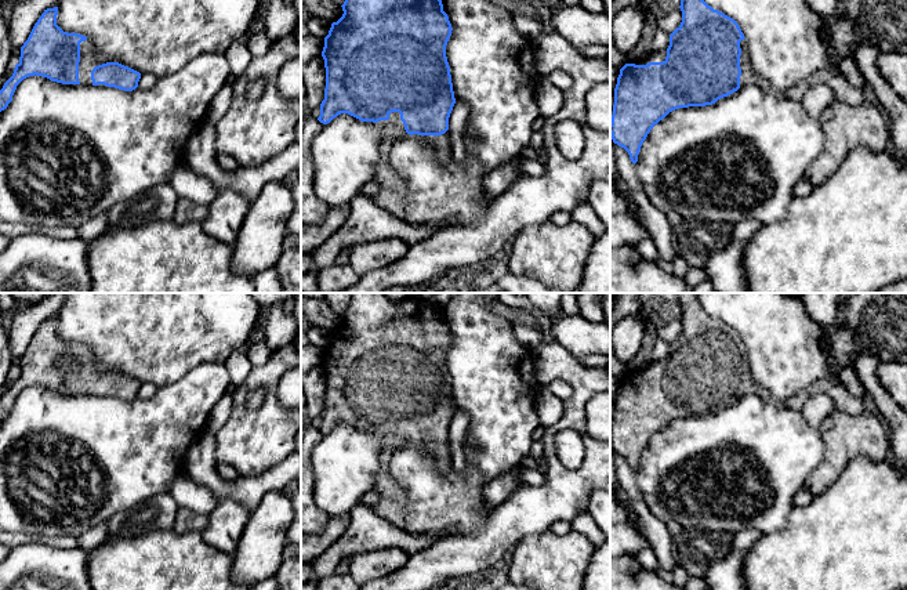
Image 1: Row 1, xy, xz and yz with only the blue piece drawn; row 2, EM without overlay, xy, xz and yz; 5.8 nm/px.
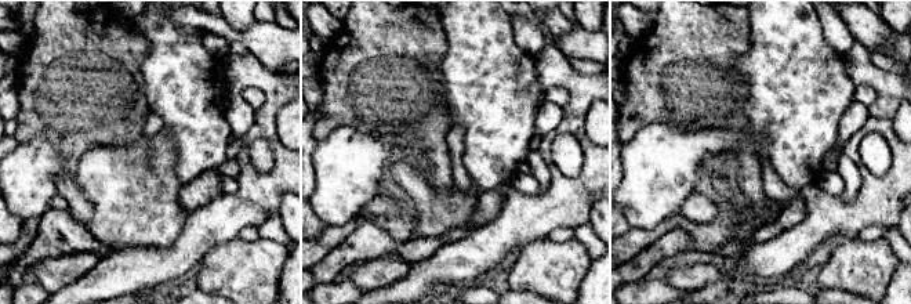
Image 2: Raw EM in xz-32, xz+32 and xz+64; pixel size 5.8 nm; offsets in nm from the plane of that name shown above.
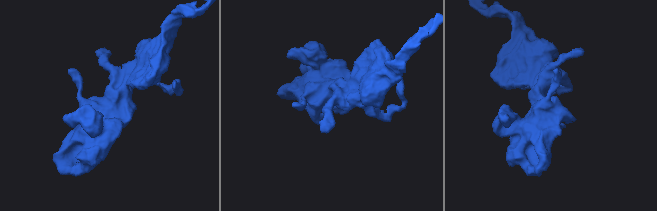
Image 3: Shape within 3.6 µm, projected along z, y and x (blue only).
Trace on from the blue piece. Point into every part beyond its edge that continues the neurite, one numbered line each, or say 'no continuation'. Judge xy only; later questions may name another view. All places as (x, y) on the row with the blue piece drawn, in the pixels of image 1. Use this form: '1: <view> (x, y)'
1: xy (89, 61)

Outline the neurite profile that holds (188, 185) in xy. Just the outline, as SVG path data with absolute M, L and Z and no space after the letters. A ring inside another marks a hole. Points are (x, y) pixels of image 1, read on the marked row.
M184 160L173 171L168 182L179 199L208 206L220 192L204 177L197 175Z

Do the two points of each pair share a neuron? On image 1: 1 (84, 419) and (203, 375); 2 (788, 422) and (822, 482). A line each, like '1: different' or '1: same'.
1: same
2: different

